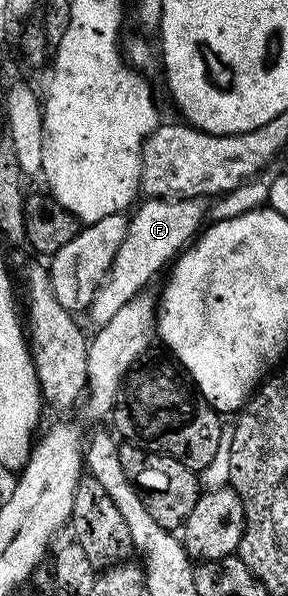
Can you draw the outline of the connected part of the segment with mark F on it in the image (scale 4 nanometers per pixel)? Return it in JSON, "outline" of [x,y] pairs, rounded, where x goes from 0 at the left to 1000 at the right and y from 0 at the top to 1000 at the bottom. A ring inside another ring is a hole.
{"outline":[[[510,332],[500,337],[497,344],[486,341],[451,357],[434,406],[420,406],[420,419],[406,419],[406,433],[392,433],[392,446],[375,453],[358,478],[316,500],[309,532],[316,530],[319,545],[378,540],[378,534],[392,534],[392,527],[406,527],[434,507],[486,495],[507,485],[497,482],[552,455],[563,458],[708,381],[712,342],[701,334]]]}

